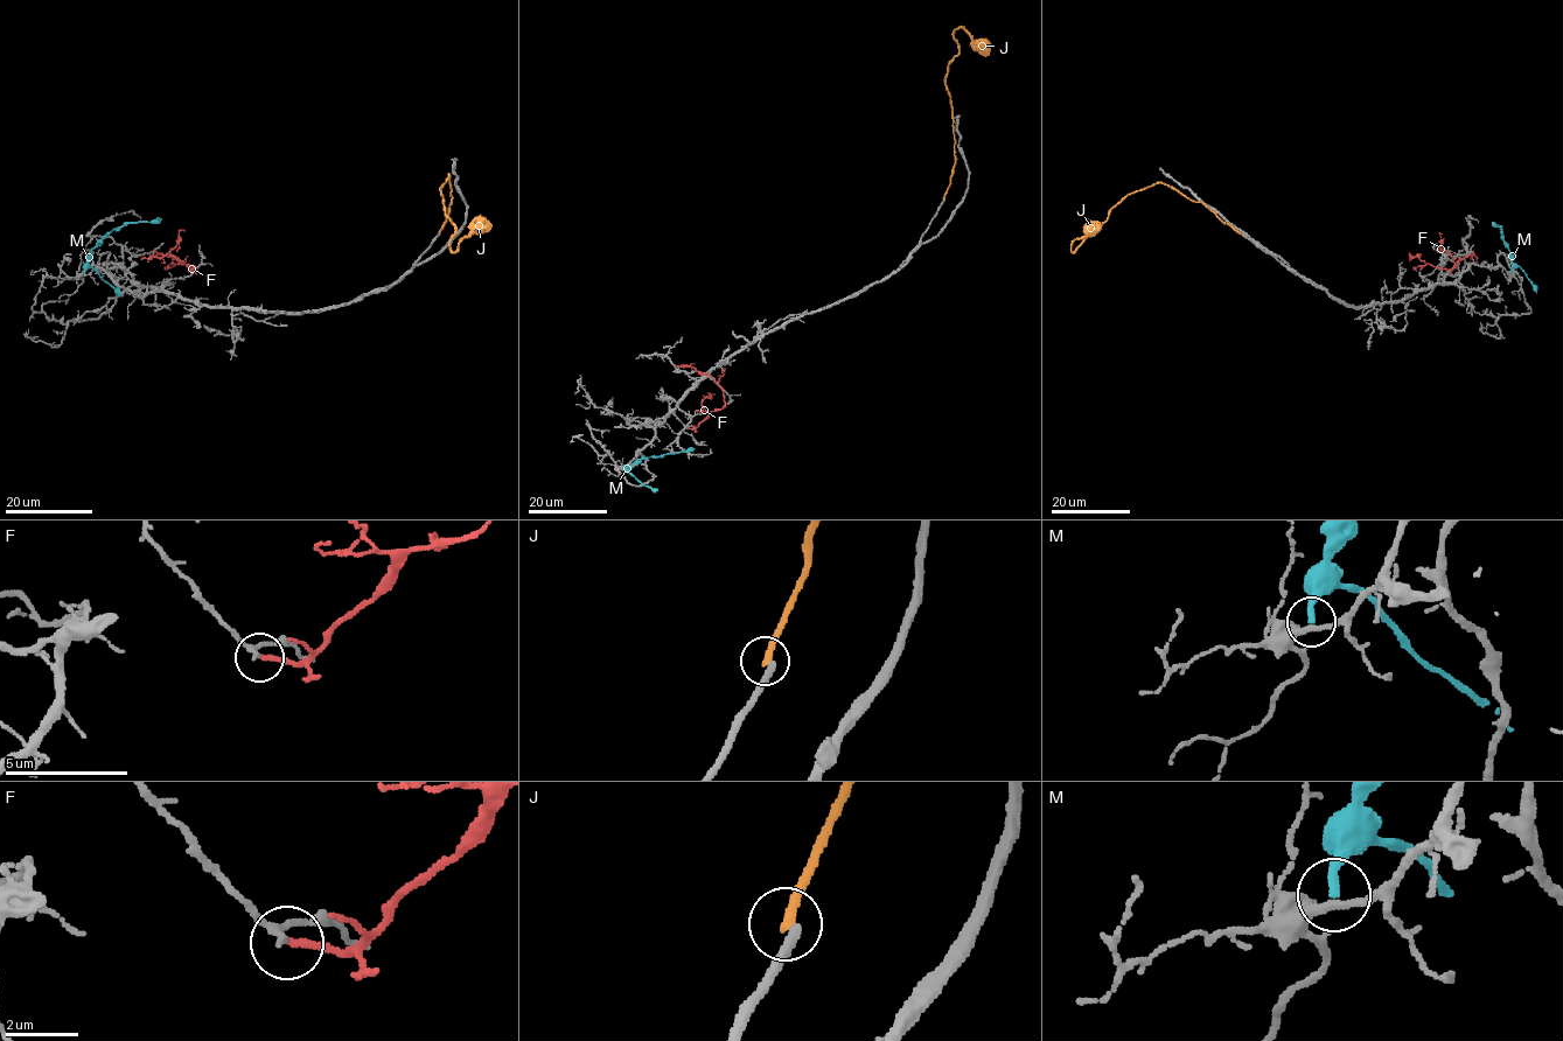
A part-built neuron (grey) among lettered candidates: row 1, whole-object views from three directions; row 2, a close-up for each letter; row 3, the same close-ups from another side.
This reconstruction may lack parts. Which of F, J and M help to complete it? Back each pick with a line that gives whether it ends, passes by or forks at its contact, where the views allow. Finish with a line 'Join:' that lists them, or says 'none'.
Join: none

